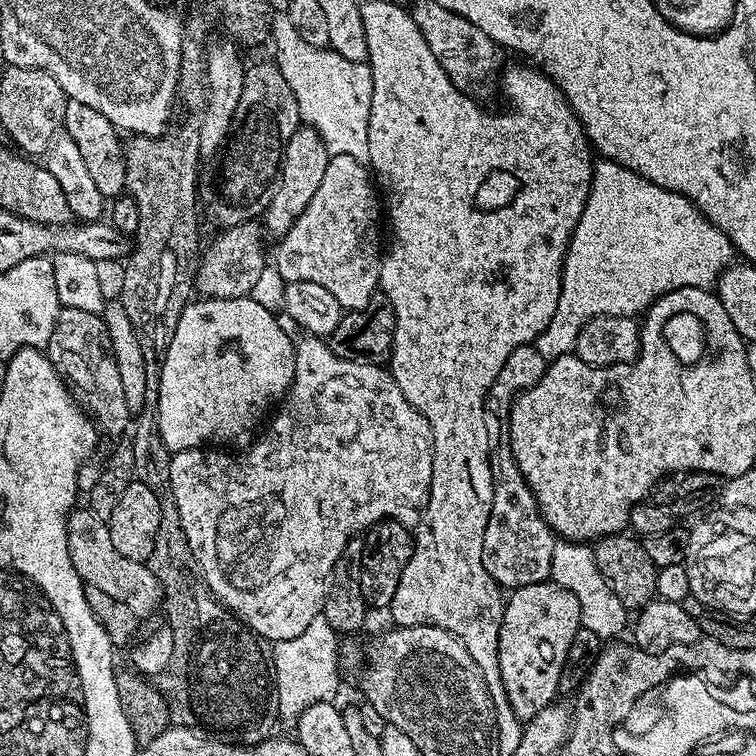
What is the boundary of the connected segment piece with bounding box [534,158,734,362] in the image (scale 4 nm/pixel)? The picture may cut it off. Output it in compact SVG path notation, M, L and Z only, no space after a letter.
M603 158L597 159L592 165L592 185L590 186L590 194L586 198L586 206L582 210L582 218L578 218L578 226L568 243L568 252L564 255L564 289L560 292L560 305L558 310L554 310L554 318L550 318L550 326L546 326L546 330L542 330L540 337L534 341L538 354L542 354L542 358L549 362L557 360L560 356L569 355L576 347L576 339L582 330L582 326L587 320L595 316L631 316L636 318L647 312L648 307L656 299L665 296L668 292L673 292L679 288L711 289L717 278L720 277L720 273L733 263L733 260L734 249L731 242L726 238L726 234L722 234L722 230L713 226L685 196L666 190L662 186L642 178L642 174L638 174L618 162Z

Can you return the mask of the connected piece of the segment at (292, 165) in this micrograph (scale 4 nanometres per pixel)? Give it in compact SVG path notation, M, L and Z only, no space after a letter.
M301 126L290 134L290 142L284 147L284 157L280 160L278 179L266 200L262 213L262 228L269 237L281 238L287 234L310 200L322 186L330 153L322 138L314 129Z

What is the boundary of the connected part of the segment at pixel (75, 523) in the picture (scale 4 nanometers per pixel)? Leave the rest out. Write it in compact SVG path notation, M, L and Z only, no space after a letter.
M76 506L68 515L66 534L70 562L74 562L74 570L78 570L80 579L85 585L98 586L98 590L110 594L110 598L118 598L118 602L125 604L129 610L134 610L138 618L144 618L155 608L157 611L161 607L160 579L155 576L147 563L139 564L118 554L118 549L114 547L114 542L110 538L108 521L94 515L87 506Z

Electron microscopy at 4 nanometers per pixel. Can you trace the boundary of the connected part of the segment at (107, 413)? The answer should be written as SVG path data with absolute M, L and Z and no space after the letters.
M61 308L54 334L50 334L46 355L54 370L58 370L58 374L68 385L68 391L76 397L80 407L91 416L92 423L103 435L105 432L108 436L120 436L124 431L129 431L130 409L122 390L118 362L114 362L110 334L104 325L103 315Z

